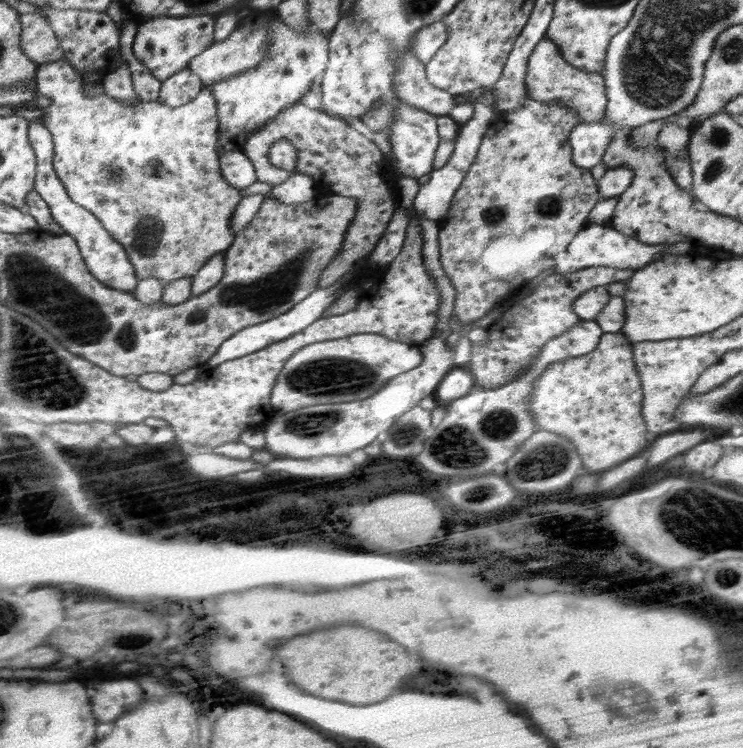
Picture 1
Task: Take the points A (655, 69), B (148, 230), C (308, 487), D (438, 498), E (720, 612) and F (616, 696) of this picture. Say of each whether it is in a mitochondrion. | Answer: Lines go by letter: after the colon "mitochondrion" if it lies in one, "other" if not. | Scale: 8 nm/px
A: mitochondrion
B: mitochondrion
C: other
D: other
E: other
F: mitochondrion

